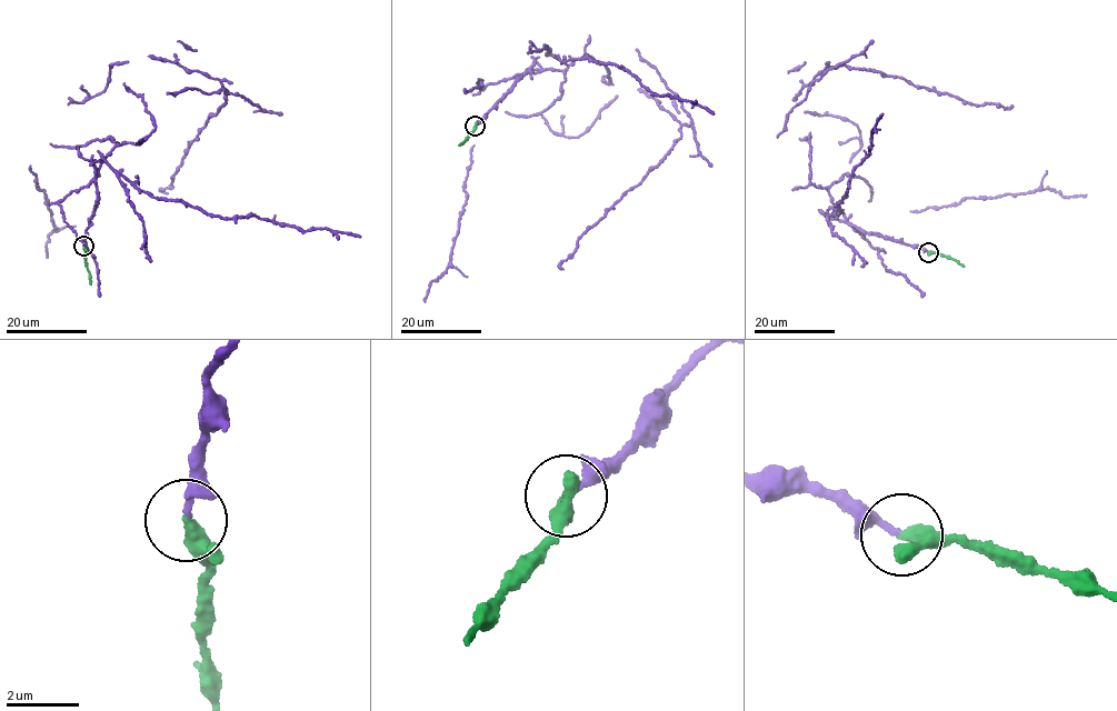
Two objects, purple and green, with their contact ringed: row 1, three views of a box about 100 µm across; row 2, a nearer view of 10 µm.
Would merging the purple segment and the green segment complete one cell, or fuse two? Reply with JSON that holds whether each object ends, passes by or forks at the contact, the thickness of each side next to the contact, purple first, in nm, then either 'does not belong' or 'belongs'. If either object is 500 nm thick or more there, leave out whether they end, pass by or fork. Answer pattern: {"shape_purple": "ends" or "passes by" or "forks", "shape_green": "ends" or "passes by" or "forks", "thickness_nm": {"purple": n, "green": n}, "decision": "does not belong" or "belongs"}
{"shape_purple": "ends", "shape_green": "ends", "thickness_nm": {"purple": 200, "green": 400}, "decision": "belongs"}

